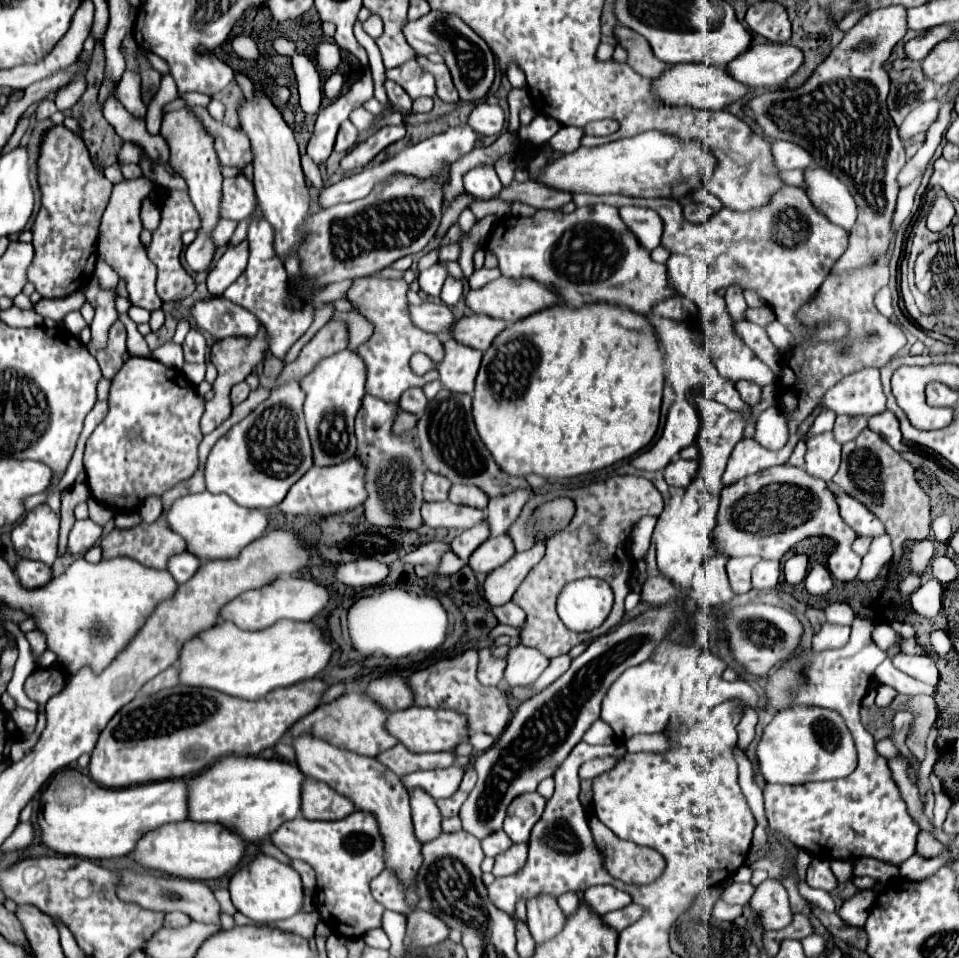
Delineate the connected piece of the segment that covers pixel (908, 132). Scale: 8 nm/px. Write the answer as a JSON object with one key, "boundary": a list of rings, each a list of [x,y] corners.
{"boundary":[[[938,98],[934,100],[928,100],[928,102],[922,102],[920,106],[916,106],[904,120],[902,128],[900,128],[900,138],[904,140],[904,144],[908,146],[910,142],[910,136],[918,134],[918,132],[926,132],[930,128],[930,124],[938,118],[938,112],[940,112],[940,106],[942,102]]]}

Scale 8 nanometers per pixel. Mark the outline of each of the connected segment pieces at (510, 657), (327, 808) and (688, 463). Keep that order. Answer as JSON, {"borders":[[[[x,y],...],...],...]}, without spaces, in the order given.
{"borders":[[[[510,644],[510,650],[506,654],[504,680],[510,688],[530,686],[546,666],[548,658],[542,656],[536,648],[528,648],[524,644]]],[[[306,778],[306,788],[302,788],[302,816],[308,820],[340,820],[354,812],[354,804],[334,792],[330,786]]],[[[672,460],[666,468],[664,468],[664,480],[668,486],[676,486],[676,488],[686,488],[694,476],[698,472],[698,460]]]]}

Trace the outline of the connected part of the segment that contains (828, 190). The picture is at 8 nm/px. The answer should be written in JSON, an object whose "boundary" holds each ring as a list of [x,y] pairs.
{"boundary":[[[808,168],[806,170],[808,198],[812,204],[828,216],[830,222],[850,230],[856,220],[856,204],[844,184],[830,174],[826,168]]]}

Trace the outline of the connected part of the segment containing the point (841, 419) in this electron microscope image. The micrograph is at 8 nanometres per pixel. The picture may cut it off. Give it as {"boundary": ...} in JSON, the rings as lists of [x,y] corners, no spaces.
{"boundary":[[[838,416],[832,432],[840,444],[846,444],[846,442],[854,440],[866,426],[868,426],[866,416]]]}

